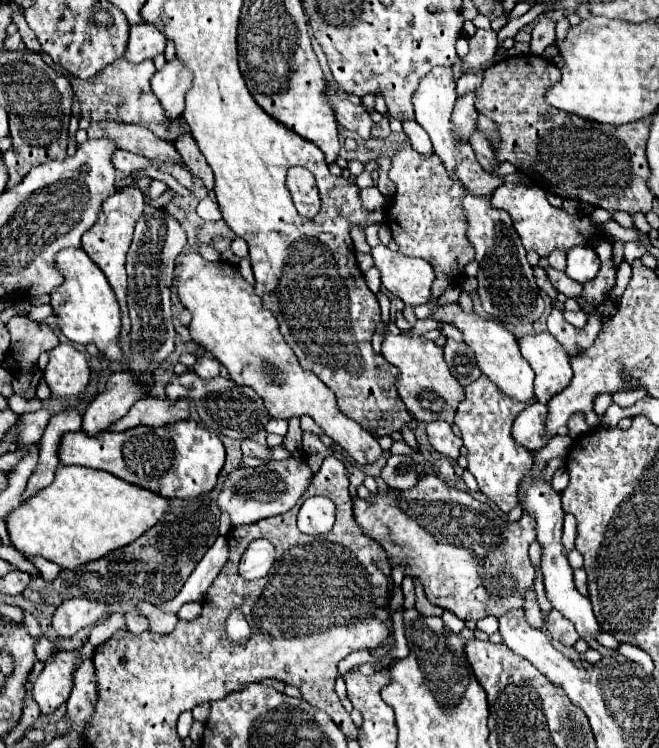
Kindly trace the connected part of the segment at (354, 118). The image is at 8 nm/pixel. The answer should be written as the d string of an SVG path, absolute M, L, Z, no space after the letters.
M326 82L326 96L328 96L328 102L334 110L338 124L342 124L346 130L358 134L362 140L370 138L374 122L372 122L372 118L370 118L370 114L366 112L364 106L356 106L348 98L336 96L336 90L330 82Z

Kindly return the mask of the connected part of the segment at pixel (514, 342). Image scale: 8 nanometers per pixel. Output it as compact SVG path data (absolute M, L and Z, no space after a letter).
M444 304L438 306L438 310L434 310L430 314L432 320L438 322L448 322L452 326L456 326L462 336L464 342L474 350L476 354L476 362L480 366L480 370L510 398L516 398L520 402L526 402L530 398L534 398L534 390L532 390L532 382L534 382L534 374L530 370L530 364L522 358L520 348L518 348L518 338L506 330L506 326L498 324L496 320L490 318L482 318L476 312L464 312L460 308L460 304Z

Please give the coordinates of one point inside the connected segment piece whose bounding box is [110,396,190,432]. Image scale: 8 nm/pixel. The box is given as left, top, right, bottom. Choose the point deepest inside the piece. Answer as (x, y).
(148, 411)

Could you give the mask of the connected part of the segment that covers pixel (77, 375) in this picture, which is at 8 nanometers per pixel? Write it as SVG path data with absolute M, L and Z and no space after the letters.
M58 344L50 350L50 362L44 370L44 382L56 398L80 396L90 380L86 356L72 344Z

